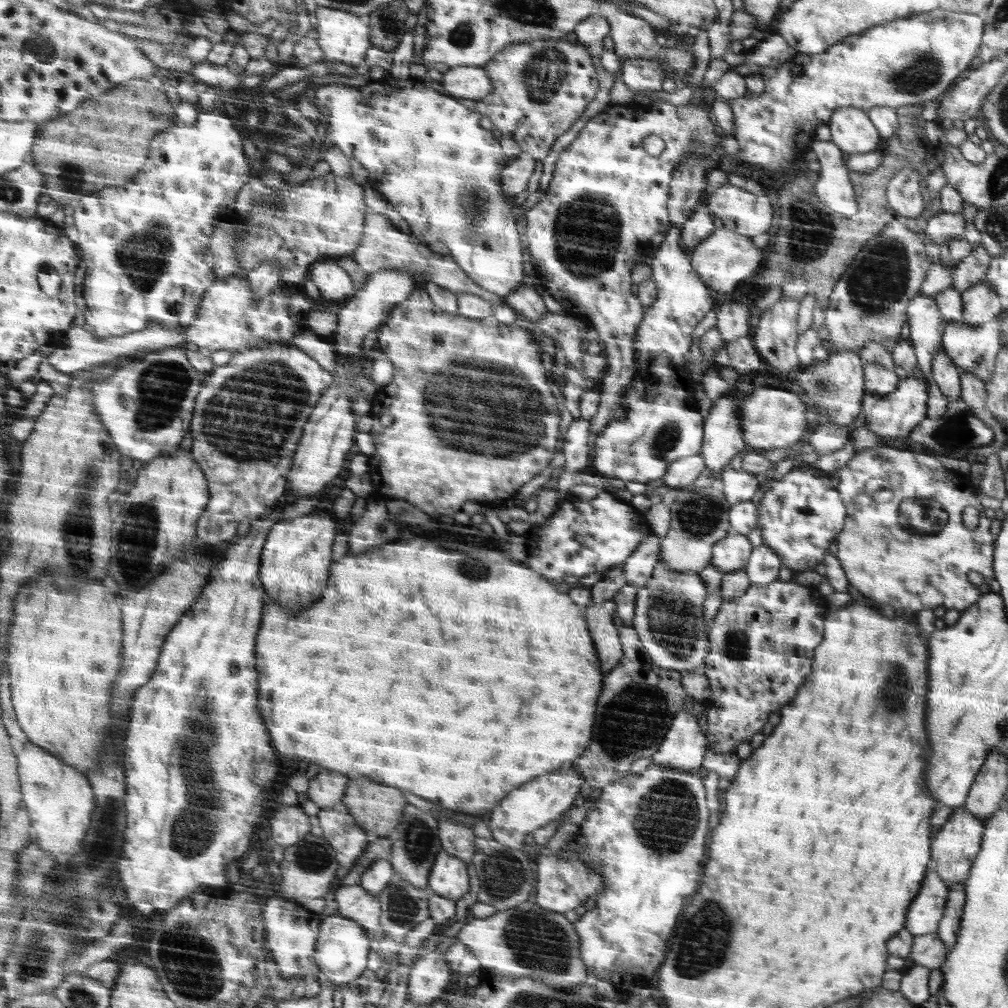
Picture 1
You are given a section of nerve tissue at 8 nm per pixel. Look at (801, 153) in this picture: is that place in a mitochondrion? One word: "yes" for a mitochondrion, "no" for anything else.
no

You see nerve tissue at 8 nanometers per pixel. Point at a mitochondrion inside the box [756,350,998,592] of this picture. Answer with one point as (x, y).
(960, 431)

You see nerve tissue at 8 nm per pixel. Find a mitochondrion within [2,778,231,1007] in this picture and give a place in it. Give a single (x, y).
(193, 970)

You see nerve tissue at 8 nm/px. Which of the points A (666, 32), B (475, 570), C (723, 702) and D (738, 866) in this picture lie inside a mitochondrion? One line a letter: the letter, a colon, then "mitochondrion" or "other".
A: other
B: mitochondrion
C: other
D: other

